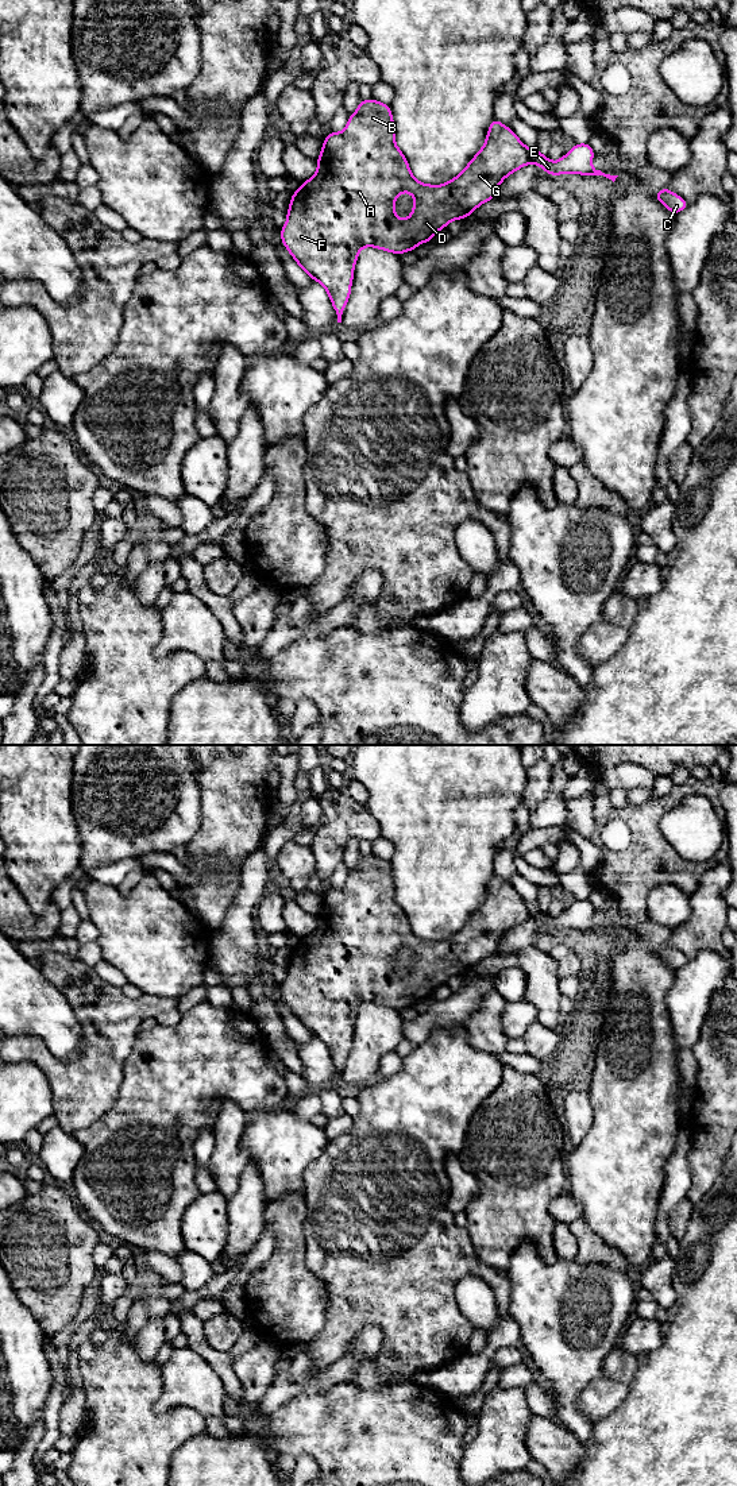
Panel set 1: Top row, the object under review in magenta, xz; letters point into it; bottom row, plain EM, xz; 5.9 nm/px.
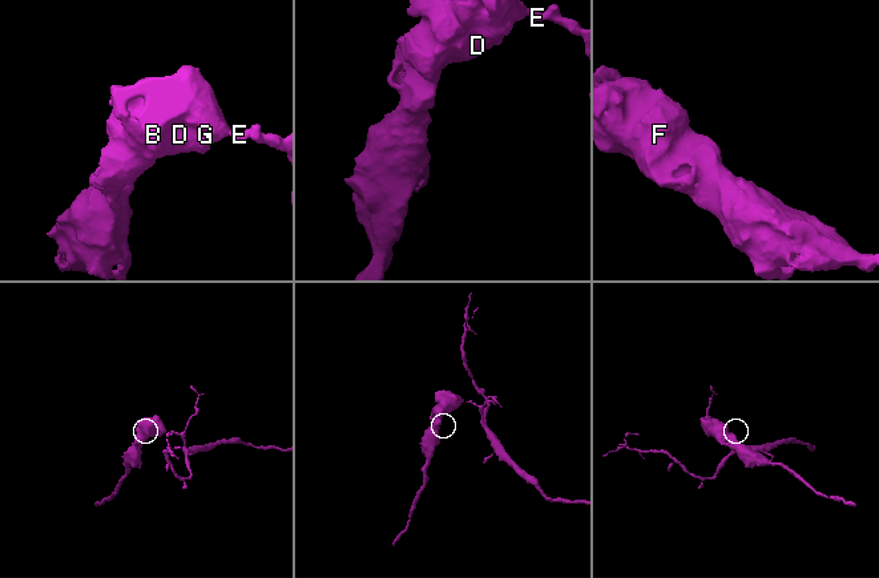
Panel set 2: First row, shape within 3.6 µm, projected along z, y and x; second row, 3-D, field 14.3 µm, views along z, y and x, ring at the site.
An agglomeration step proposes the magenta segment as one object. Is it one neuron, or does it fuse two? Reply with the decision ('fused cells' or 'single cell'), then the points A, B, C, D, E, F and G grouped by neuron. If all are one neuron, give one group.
fused cells; A B D F G / C E

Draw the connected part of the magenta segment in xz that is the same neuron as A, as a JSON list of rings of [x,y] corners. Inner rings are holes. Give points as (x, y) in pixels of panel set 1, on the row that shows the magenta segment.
[[[374,99],[360,100],[356,112],[348,116],[346,130],[327,135],[316,174],[292,193],[288,220],[281,227],[282,244],[298,266],[328,292],[337,323],[342,323],[351,294],[354,266],[363,247],[401,255],[421,243],[431,243],[437,231],[452,220],[468,217],[481,204],[491,201],[509,174],[530,163],[525,144],[509,127],[493,119],[483,147],[464,170],[444,185],[428,185],[412,175],[394,139],[389,104]],[[402,192],[414,197],[412,215],[405,220],[395,216],[394,208],[394,200]]]

